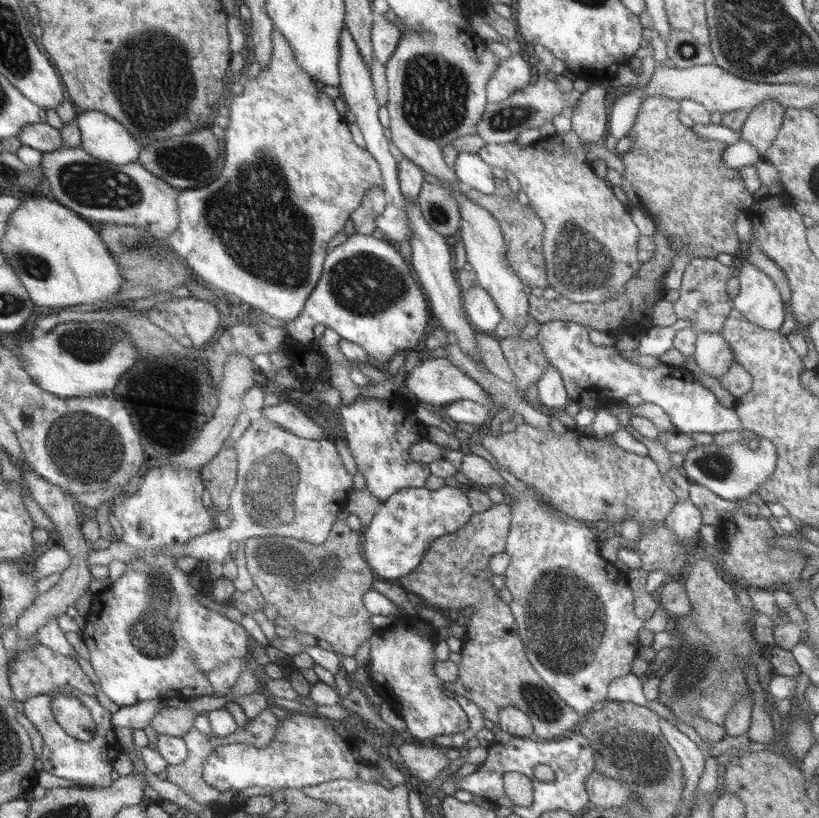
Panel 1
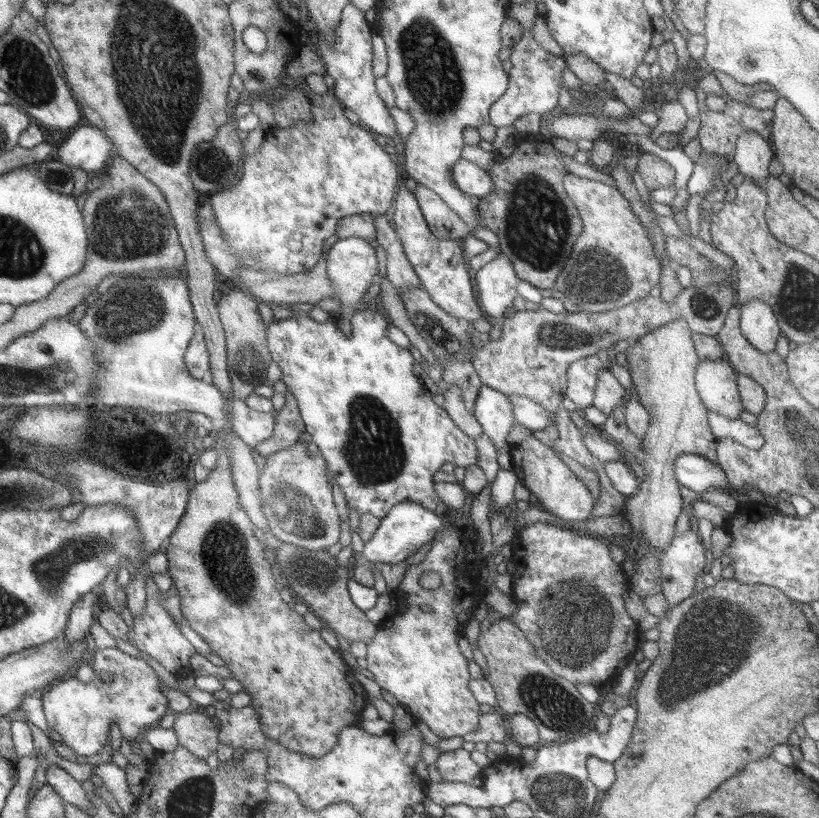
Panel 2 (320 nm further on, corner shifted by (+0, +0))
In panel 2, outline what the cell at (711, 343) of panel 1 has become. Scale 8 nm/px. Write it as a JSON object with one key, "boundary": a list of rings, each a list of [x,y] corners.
{"boundary":[[[723,357],[720,360],[702,360],[697,364],[695,385],[705,408],[728,419],[738,419],[744,411],[743,402],[737,385],[738,373],[732,368],[729,361]]]}

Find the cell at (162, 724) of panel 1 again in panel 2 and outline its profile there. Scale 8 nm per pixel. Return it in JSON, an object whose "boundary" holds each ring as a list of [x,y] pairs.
{"boundary":[[[203,709],[175,713],[175,730],[178,742],[190,752],[206,760],[219,747],[219,729],[216,720]]]}

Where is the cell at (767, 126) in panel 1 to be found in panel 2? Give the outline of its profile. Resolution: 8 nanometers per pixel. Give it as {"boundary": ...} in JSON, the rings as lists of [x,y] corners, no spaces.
{"boundary":[[[747,130],[738,137],[730,160],[738,166],[738,172],[746,176],[746,180],[764,182],[771,176],[769,167],[774,156],[774,147],[768,139],[758,132]]]}

